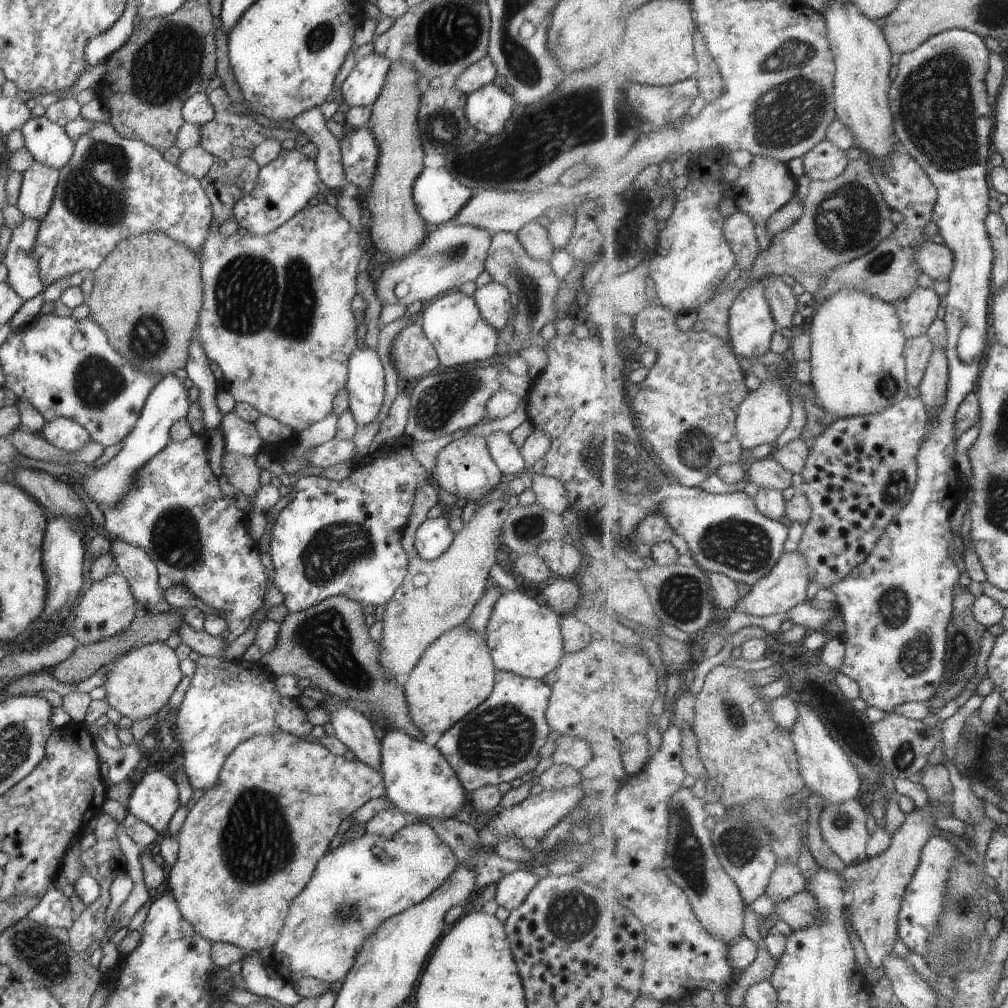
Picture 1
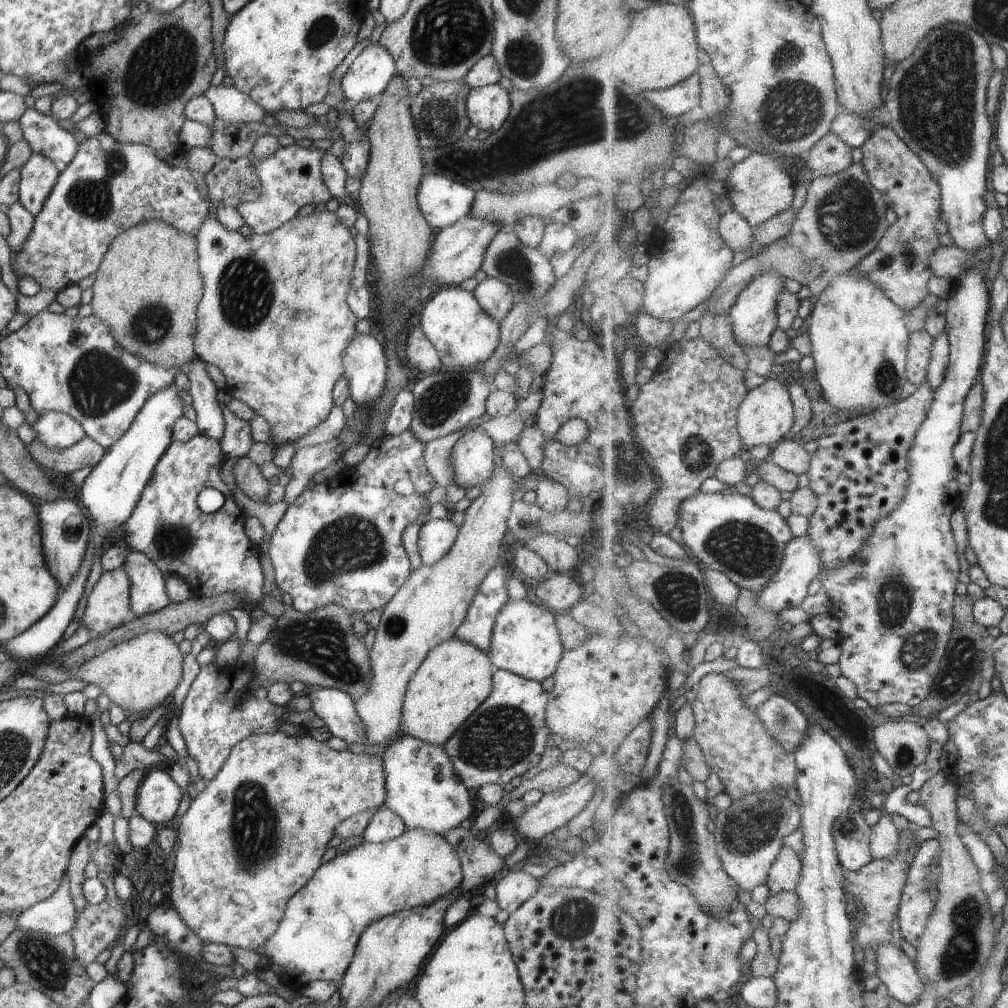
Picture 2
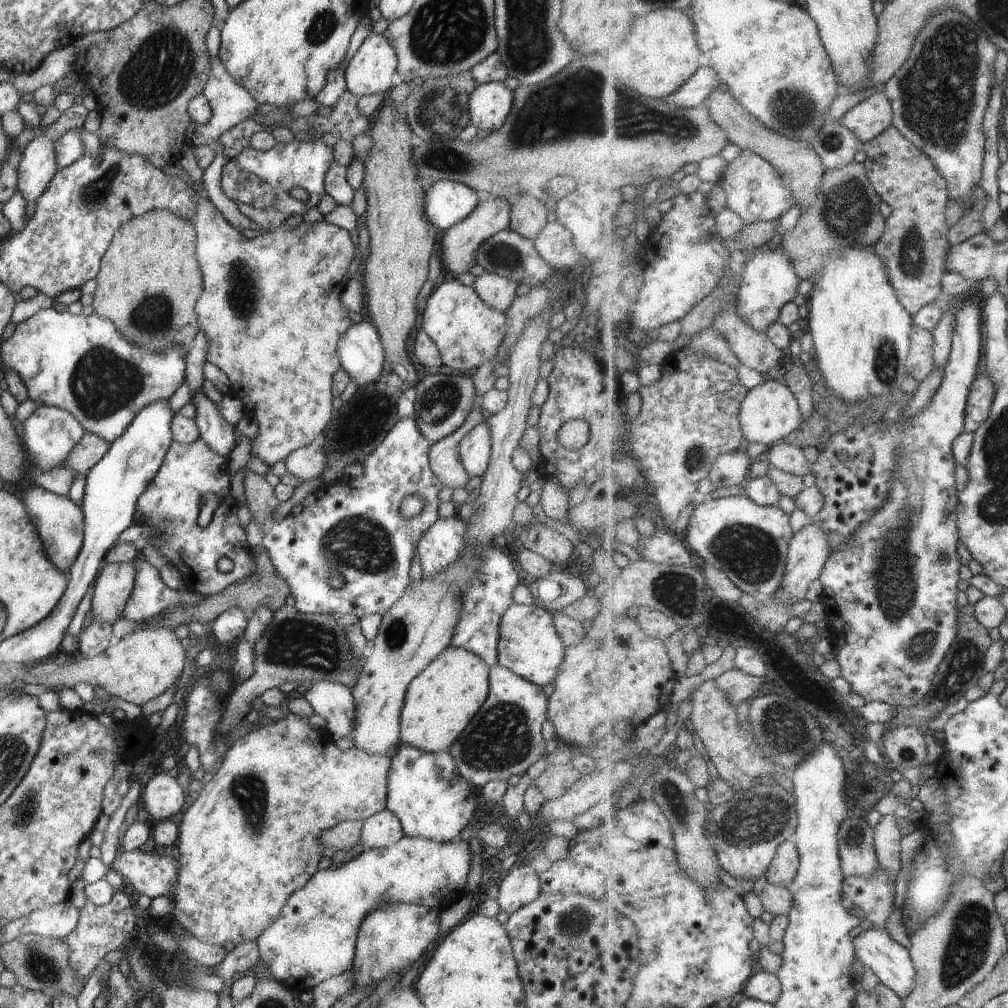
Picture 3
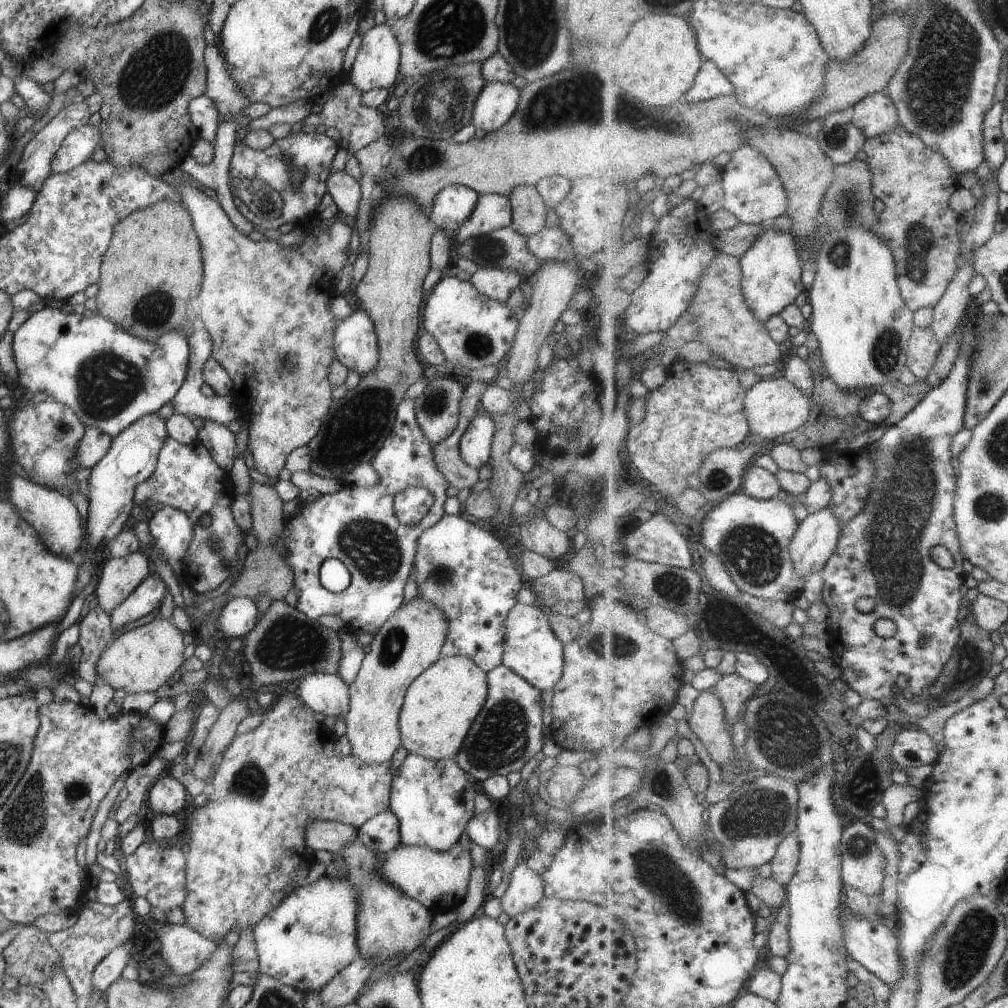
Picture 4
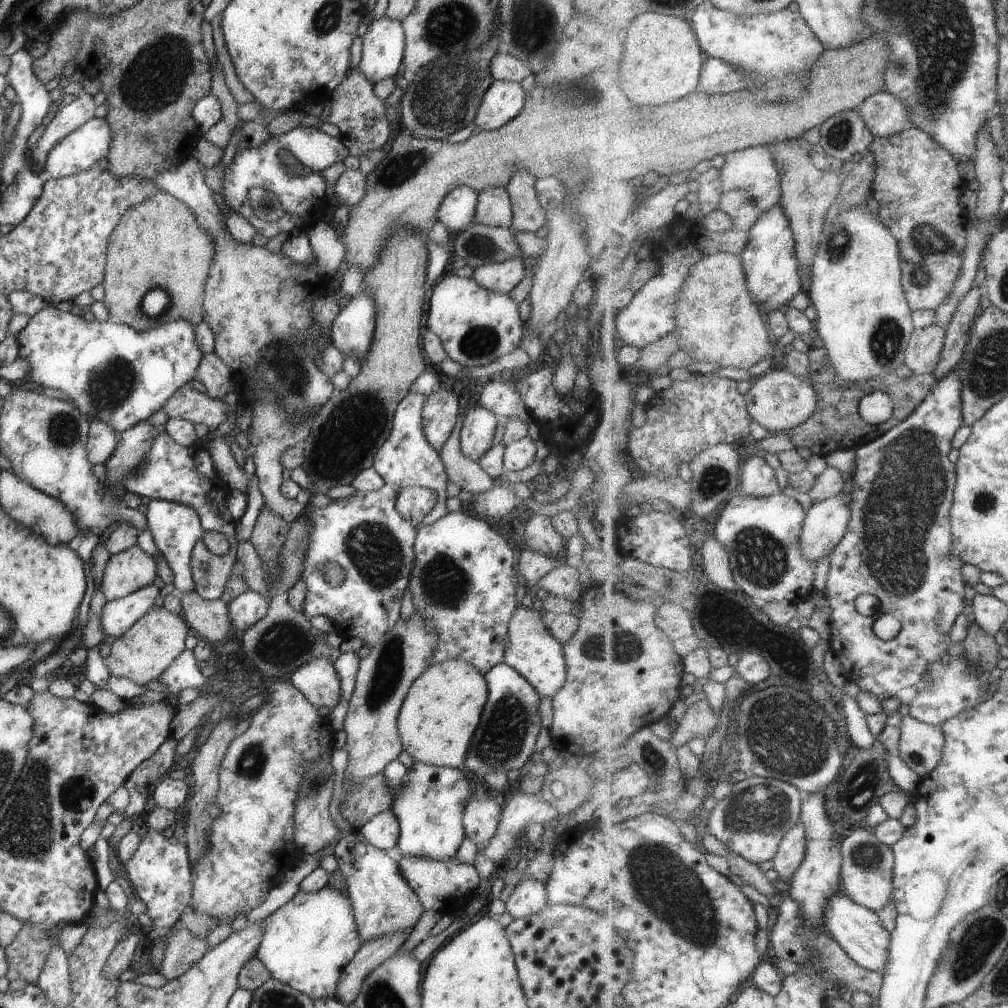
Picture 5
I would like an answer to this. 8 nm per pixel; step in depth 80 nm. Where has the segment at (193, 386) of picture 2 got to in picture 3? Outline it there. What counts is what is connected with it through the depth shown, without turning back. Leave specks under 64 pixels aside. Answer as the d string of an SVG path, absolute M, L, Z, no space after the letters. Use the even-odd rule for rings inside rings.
M202 387L192 392L190 402L195 406L194 421L198 436L219 457L227 458L235 446L234 426L219 414L217 405L203 393Z

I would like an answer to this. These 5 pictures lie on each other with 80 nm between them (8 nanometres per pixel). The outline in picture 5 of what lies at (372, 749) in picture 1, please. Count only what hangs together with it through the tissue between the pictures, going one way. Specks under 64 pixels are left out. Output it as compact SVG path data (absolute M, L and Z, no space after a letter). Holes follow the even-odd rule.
M319 657L292 670L286 679L313 706L333 708L339 702L340 682L332 664Z

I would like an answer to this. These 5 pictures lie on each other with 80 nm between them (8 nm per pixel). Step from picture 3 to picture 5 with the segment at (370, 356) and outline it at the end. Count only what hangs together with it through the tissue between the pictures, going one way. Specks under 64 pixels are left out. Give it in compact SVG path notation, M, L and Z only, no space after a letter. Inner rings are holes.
M364 290L336 314L330 328L329 342L340 353L361 362L368 353L373 333L375 305Z

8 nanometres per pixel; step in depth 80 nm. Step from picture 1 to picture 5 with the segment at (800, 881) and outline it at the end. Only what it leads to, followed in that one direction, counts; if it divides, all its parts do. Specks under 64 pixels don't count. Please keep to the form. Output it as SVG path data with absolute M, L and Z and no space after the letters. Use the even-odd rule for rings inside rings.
M799 824L790 832L780 844L778 854L772 860L778 878L790 882L792 876L799 870L800 864L805 860L806 855L806 828Z

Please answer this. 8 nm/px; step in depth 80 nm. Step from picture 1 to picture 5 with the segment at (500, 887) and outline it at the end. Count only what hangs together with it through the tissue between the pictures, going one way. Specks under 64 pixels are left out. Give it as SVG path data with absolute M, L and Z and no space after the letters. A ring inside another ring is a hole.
M523 877L513 886L512 892L504 902L505 912L513 919L539 912L545 904L547 902L543 882L529 877Z

